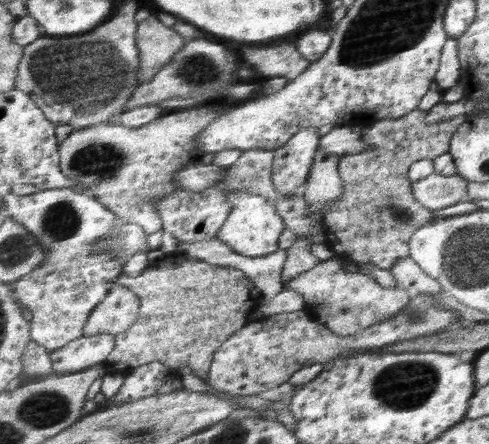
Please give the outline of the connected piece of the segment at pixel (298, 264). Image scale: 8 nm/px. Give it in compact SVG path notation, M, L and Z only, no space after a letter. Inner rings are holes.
M296 236L296 242L290 248L286 248L288 256L286 256L286 265L281 274L283 283L290 282L292 278L312 270L321 261L310 252L311 245L312 242L308 238Z

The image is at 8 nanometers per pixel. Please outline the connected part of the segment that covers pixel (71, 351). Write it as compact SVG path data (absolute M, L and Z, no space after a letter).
M111 334L82 336L68 345L50 350L52 370L56 373L77 373L95 368L108 360L108 356L116 348L116 338Z

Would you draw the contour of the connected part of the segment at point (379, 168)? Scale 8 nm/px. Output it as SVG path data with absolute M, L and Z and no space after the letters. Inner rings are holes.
M417 108L402 118L375 122L370 125L369 131L362 135L362 141L370 145L370 150L339 156L338 172L344 192L337 200L337 204L330 205L330 209L326 209L324 213L325 244L340 258L353 260L359 265L360 273L368 274L366 267L370 264L390 271L398 260L411 257L409 241L412 240L413 234L437 218L434 216L434 211L424 208L414 199L409 169L413 162L425 158L434 159L448 153L454 134L464 122L469 120L471 115L462 114L448 118L446 121L436 121L436 123L426 123L426 116L428 116L428 111L421 111Z

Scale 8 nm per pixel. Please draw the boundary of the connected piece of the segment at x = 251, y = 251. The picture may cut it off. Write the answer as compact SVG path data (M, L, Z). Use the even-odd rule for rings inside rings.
M226 190L228 203L232 203L232 212L218 230L216 240L228 243L238 254L261 257L278 250L278 240L284 232L285 221L268 199L247 193L232 193Z

